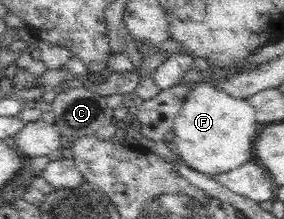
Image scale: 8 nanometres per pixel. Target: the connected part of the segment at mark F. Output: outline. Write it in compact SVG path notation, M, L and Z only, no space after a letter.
M206 78L188 84L188 94L174 118L171 132L182 161L211 176L228 172L254 159L253 144L257 138L258 123L255 108L246 99L235 99Z

